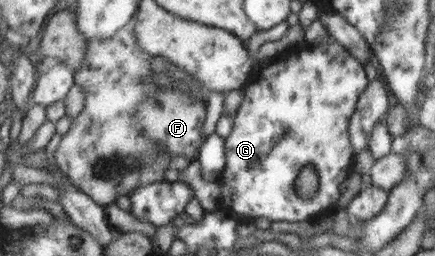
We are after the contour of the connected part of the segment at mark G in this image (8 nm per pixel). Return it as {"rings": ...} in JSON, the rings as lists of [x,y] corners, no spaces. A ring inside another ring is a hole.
{"rings":[[[329,35],[325,37],[325,43],[321,43],[321,45],[311,44],[306,49],[303,49],[303,51],[297,53],[297,57],[290,56],[287,59],[271,63],[265,69],[261,69],[257,73],[257,77],[249,85],[242,88],[244,97],[235,115],[232,117],[231,131],[227,135],[227,138],[224,139],[224,167],[217,180],[220,187],[218,199],[232,201],[233,207],[235,207],[235,214],[240,213],[241,215],[248,215],[253,218],[263,217],[263,219],[268,219],[270,222],[323,221],[331,212],[331,205],[339,199],[341,192],[339,185],[342,185],[343,180],[347,177],[347,171],[349,171],[349,163],[351,163],[351,156],[353,155],[352,144],[349,141],[349,120],[352,119],[357,99],[359,99],[360,93],[364,91],[367,83],[361,62]]]}

